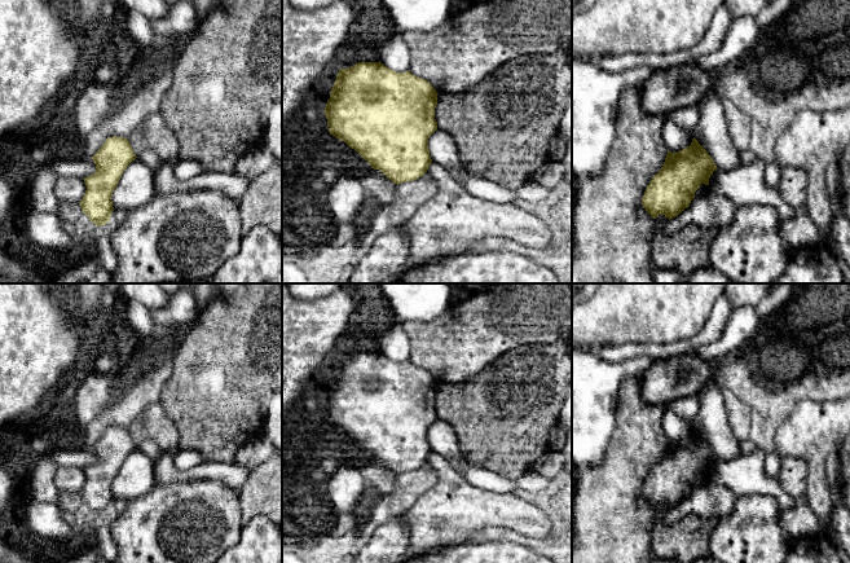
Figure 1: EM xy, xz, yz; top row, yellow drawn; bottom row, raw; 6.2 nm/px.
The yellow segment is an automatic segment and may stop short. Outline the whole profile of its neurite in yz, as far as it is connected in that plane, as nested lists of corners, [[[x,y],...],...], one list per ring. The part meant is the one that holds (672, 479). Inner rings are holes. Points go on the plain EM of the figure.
[[[693,427],[691,435],[678,443],[668,440],[661,459],[647,475],[642,488],[642,496],[653,509],[659,505],[665,505],[670,510],[690,496],[691,491],[695,488],[695,481],[701,474],[709,475],[709,469],[717,459],[718,458],[708,441]]]

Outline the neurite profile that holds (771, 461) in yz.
[[[767,453],[765,457],[765,472],[767,476],[778,476],[780,471],[780,459],[776,454],[774,453]]]

